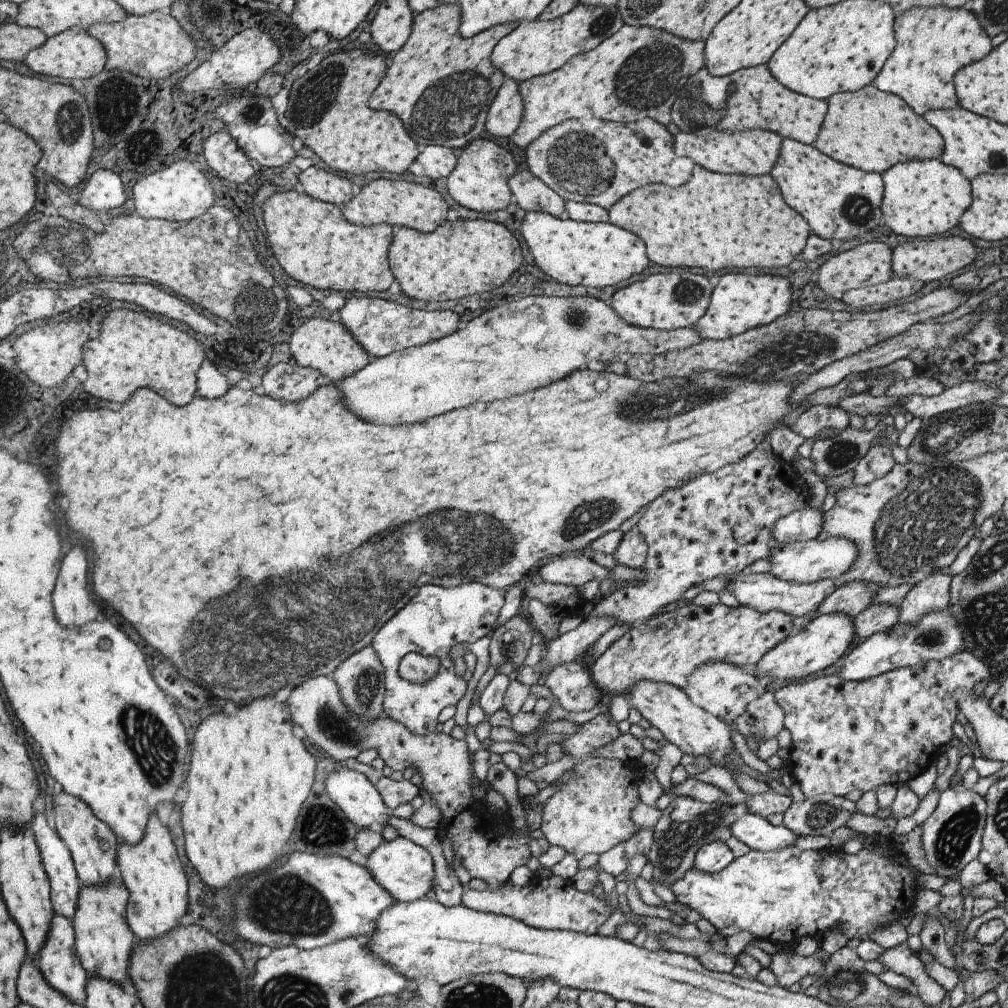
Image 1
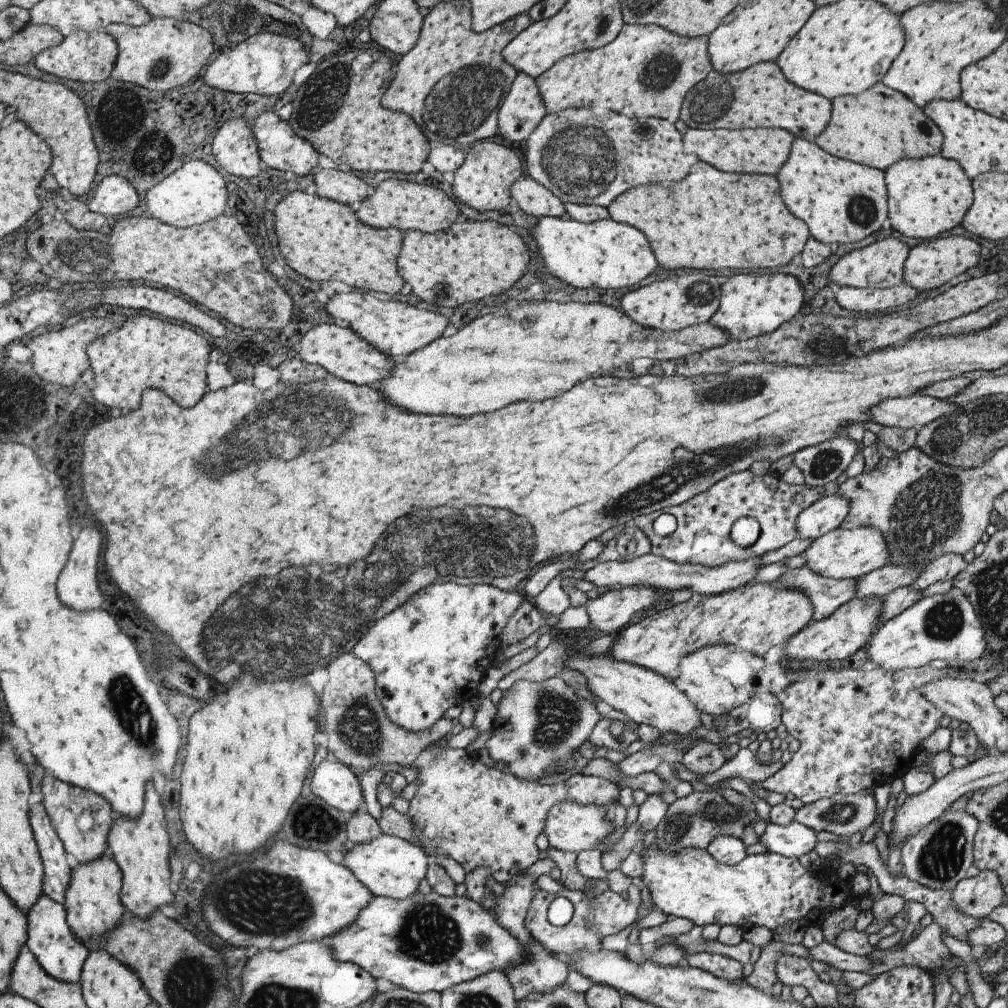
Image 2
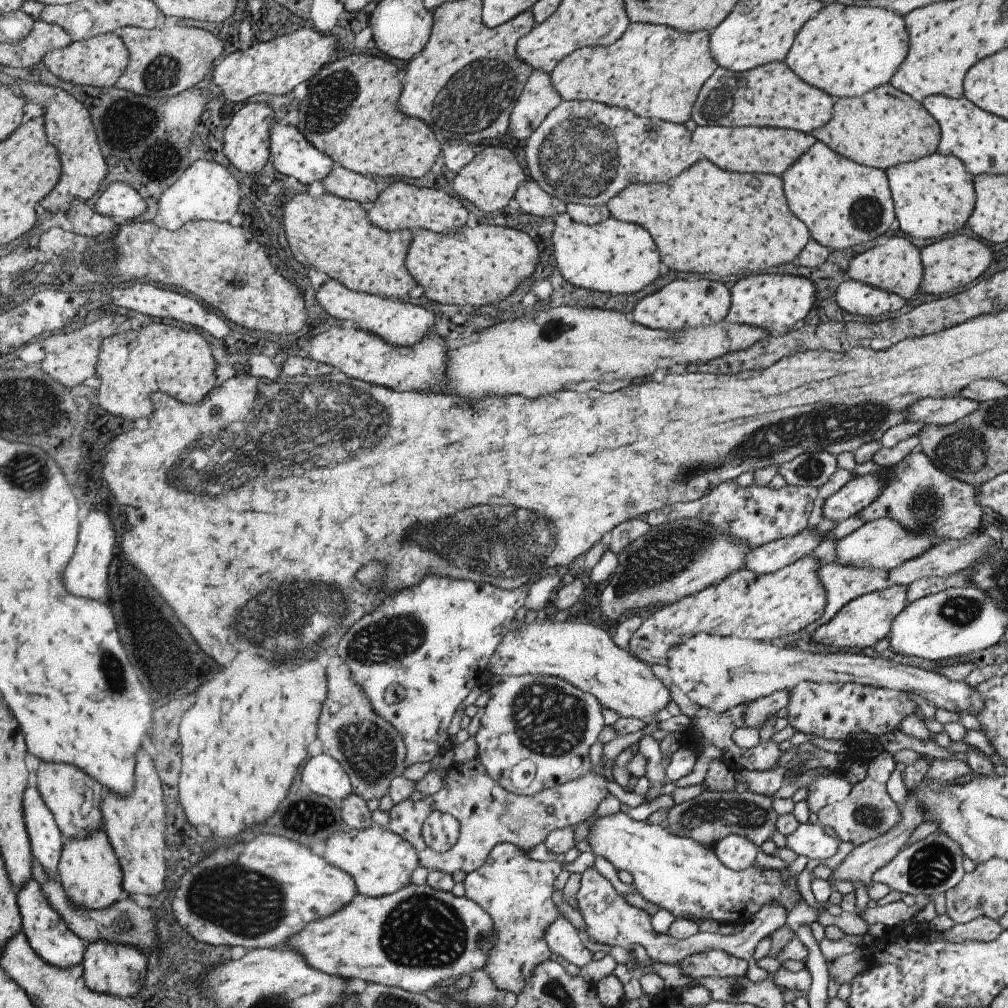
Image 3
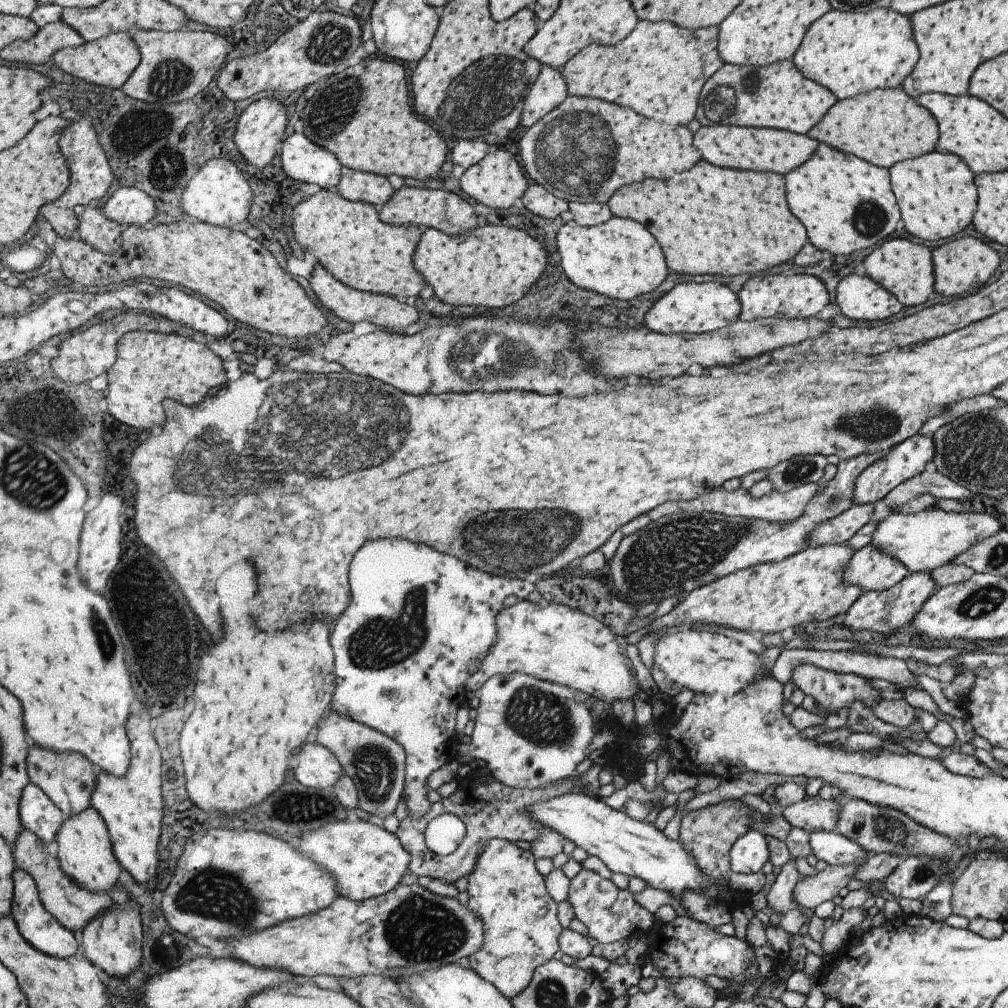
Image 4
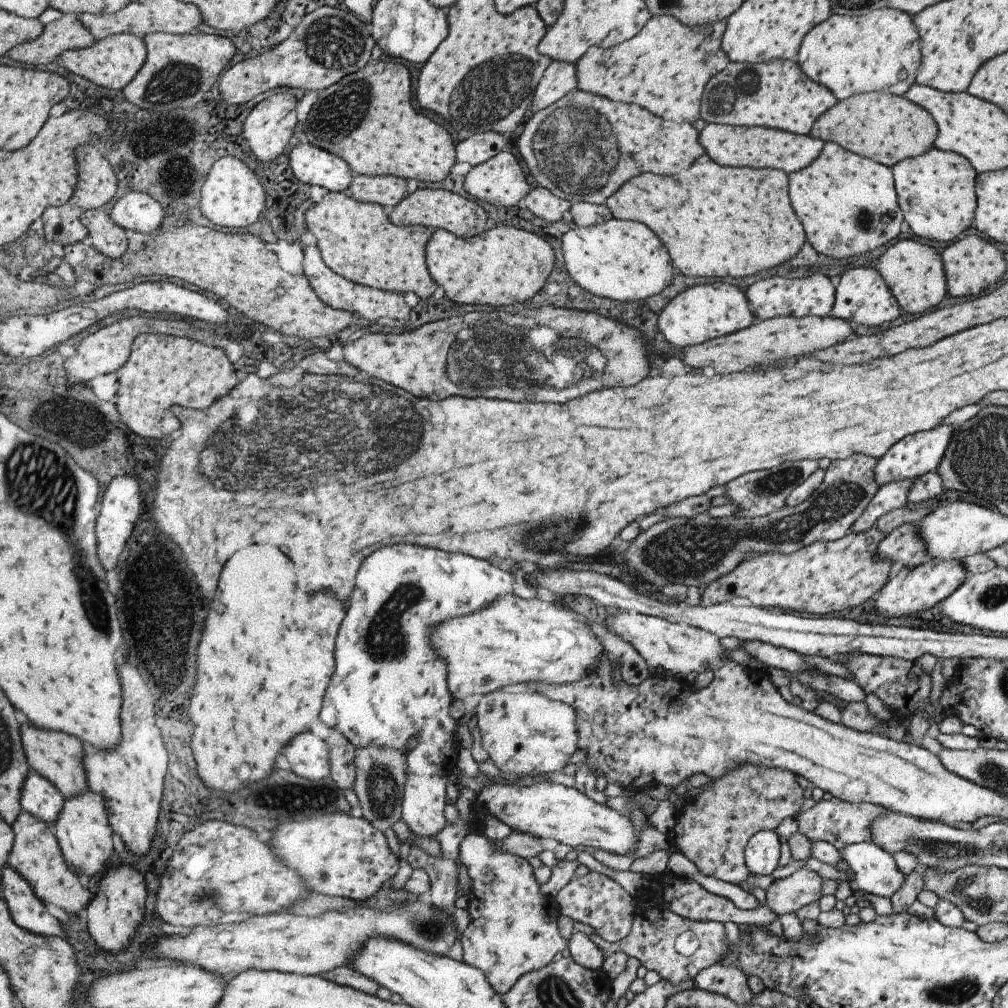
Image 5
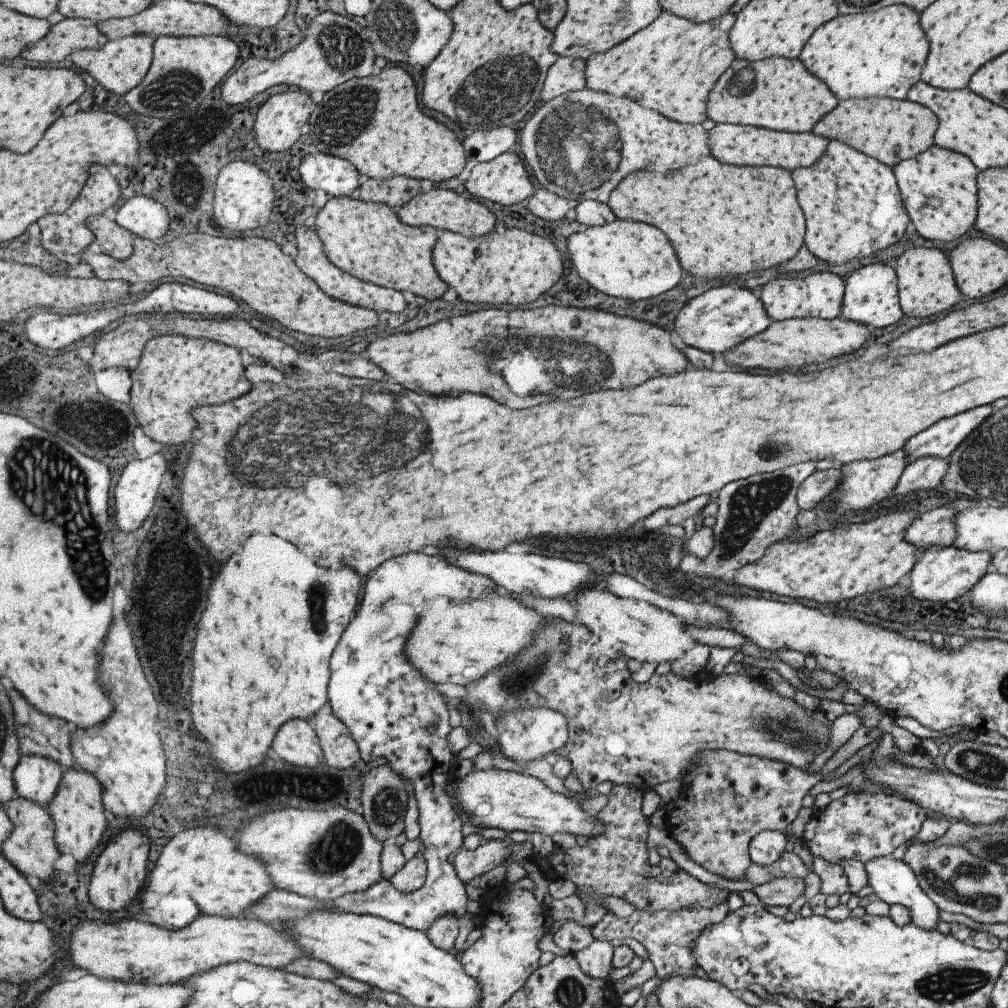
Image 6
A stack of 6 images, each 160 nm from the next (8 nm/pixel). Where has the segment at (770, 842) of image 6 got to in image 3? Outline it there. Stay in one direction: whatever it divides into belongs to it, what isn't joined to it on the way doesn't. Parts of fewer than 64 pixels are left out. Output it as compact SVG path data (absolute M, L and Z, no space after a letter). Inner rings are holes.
M727 835L712 845L719 862L731 870L745 870L755 862L758 846L739 835Z

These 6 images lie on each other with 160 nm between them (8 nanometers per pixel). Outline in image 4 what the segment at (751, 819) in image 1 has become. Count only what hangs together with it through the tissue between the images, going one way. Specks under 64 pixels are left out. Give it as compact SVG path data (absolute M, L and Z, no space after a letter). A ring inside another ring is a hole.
M831 831L809 832L807 838L809 838L810 854L813 854L817 860L825 861L827 865L859 866L865 864L870 856L855 842Z

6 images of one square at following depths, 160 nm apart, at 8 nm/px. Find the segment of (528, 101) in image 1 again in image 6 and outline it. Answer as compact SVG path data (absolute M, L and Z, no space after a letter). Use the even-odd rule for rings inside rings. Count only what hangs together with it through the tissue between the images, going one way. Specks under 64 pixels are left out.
M663 11L643 30L622 40L609 50L589 56L584 61L586 88L616 97L625 97L656 110L665 118L678 123L700 124L706 118L706 100L709 90L736 58L728 41L728 32L735 20L731 11L704 23L694 23L683 17Z

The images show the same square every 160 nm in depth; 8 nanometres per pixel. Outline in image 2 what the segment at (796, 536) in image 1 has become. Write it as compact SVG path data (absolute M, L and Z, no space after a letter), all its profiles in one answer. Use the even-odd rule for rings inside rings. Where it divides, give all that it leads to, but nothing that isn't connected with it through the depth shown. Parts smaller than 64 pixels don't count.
M823 496L795 518L797 538L818 538L839 527L847 514L847 498L843 496Z

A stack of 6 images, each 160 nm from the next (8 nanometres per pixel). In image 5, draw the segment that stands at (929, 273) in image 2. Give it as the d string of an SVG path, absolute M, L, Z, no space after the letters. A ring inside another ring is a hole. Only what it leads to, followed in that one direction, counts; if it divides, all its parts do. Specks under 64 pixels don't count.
M969 234L960 240L955 240L945 247L940 254L946 282L946 294L951 298L961 296L978 296L994 288L995 282L1001 280L1007 262L1003 259L1003 253L993 244Z

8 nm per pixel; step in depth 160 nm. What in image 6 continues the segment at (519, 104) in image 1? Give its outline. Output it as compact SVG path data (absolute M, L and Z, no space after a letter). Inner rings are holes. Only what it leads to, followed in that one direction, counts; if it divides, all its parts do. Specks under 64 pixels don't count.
M558 57L546 72L546 83L543 84L543 96L540 96L540 100L545 102L585 88L584 60Z

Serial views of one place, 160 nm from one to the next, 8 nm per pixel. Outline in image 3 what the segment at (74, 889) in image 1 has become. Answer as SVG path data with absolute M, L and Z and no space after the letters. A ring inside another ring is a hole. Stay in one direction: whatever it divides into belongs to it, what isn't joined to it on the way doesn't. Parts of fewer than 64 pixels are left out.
M29 787L26 790L24 800L26 825L31 837L31 844L34 850L34 856L37 857L46 868L48 875L52 879L59 879L60 860L62 858L62 850L65 847L65 836L60 826L57 824L55 814L47 806L41 791L38 787Z

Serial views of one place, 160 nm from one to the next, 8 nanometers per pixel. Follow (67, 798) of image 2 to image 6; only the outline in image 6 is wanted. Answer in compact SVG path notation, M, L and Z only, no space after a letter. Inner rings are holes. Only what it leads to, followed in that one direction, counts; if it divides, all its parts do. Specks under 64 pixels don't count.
M15 688L9 692L13 704L15 704L15 724L18 728L20 747L25 755L43 755L60 762L64 770L75 767L72 745L73 730L77 728L75 723L67 722L64 718L47 716L39 712L33 704L29 704L21 692Z

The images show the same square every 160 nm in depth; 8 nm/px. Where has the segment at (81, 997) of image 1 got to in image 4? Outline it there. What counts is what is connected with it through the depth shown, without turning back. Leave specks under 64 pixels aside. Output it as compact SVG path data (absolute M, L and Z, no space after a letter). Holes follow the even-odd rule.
M16 868L14 878L15 890L12 915L18 922L18 927L22 935L26 937L31 944L34 944L35 948L51 956L69 958L77 954L79 944L77 944L75 934L73 934L73 931L68 929L66 925L61 924L61 922L43 906L38 882L35 881L35 878L31 876L29 872L21 870L21 868Z

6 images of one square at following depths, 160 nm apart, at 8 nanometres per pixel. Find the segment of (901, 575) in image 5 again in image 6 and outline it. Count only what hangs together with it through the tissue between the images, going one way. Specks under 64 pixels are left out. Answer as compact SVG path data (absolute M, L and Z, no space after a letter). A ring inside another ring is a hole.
M931 545L921 550L917 562L909 572L911 585L908 592L919 600L933 600L933 602L953 600L969 591L985 573L989 572L991 557L992 553L987 551L968 551L953 545L948 547Z

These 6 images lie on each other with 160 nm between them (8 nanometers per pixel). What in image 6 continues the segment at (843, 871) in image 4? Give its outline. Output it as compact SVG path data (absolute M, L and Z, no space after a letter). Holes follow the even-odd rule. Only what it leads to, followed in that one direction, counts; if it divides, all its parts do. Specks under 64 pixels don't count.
M777 877L754 886L752 891L763 905L788 907L803 894L803 880L795 877Z

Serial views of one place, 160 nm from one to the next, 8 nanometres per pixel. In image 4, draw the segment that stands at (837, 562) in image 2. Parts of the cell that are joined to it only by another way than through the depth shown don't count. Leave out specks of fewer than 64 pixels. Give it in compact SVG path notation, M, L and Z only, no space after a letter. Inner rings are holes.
M937 507L917 513L893 513L877 522L869 546L875 546L879 552L895 558L907 568L908 573L927 572L948 564L969 546L998 532L1000 524L996 516L973 513L969 507L959 513L944 512Z

